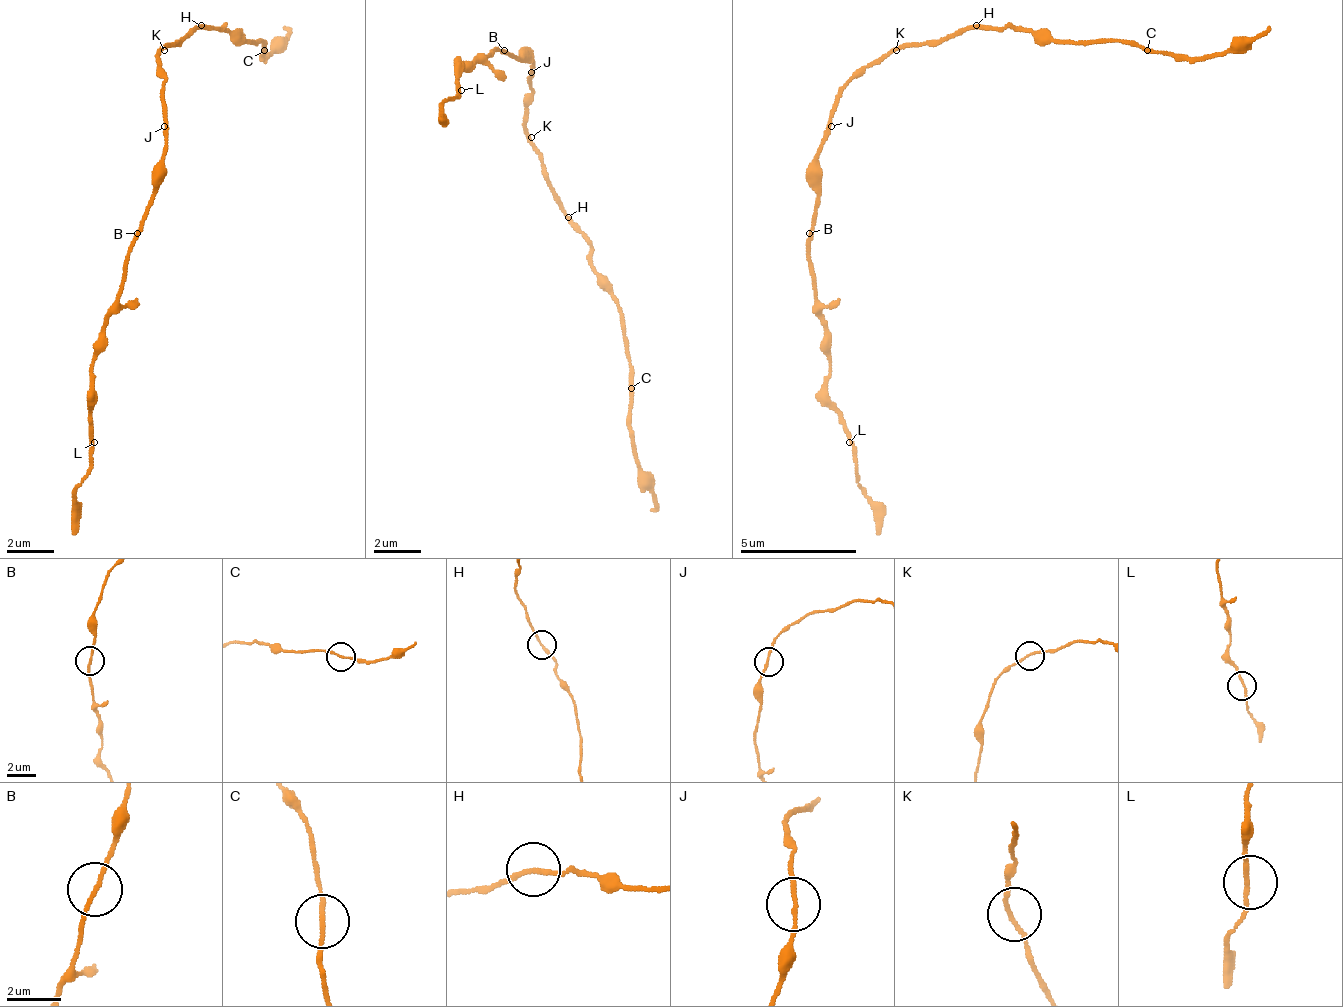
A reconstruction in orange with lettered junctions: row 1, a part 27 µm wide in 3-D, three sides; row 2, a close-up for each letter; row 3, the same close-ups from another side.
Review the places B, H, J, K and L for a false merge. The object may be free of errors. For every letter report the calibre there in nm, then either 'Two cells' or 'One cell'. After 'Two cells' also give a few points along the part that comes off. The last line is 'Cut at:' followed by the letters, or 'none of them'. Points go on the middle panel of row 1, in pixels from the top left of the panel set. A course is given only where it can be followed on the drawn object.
B: Thickness 140 nm. One cell
H: Thickness 150 nm. One cell
J: Thickness 150 nm. One cell
K: Thickness 140 nm. One cell
L: Thickness 140 nm. One cell
Cut at: none of them

